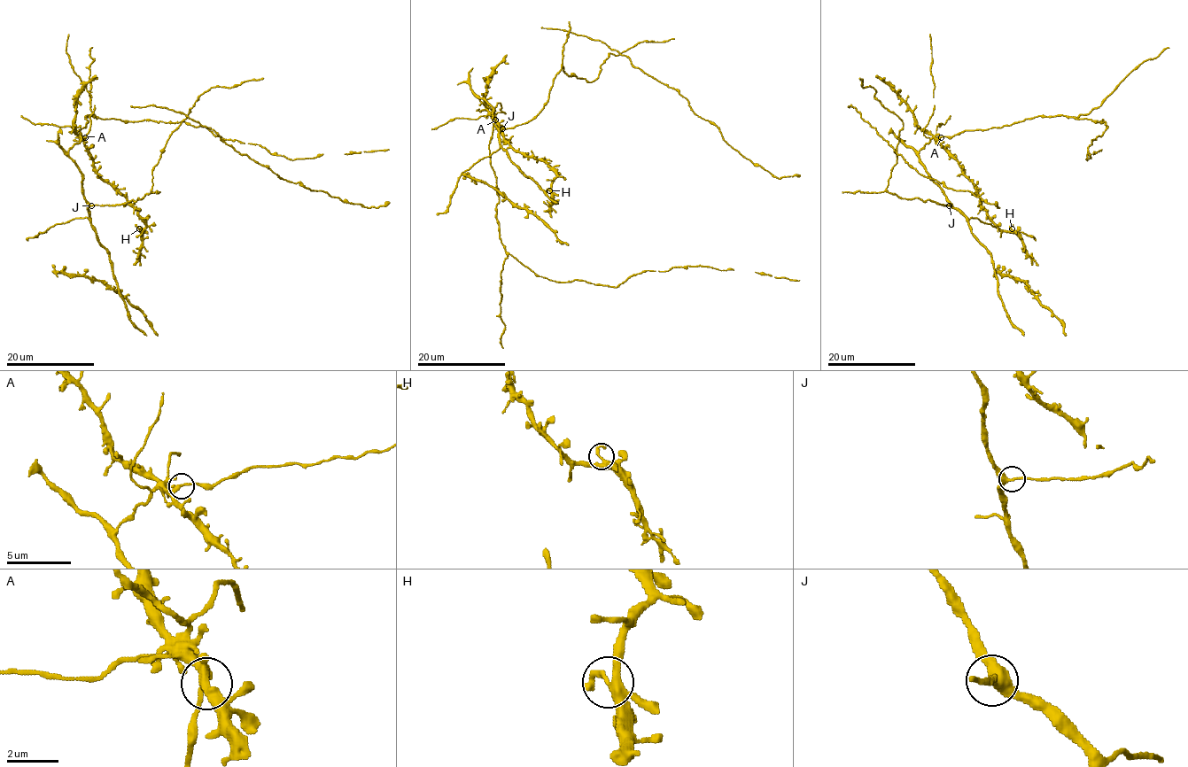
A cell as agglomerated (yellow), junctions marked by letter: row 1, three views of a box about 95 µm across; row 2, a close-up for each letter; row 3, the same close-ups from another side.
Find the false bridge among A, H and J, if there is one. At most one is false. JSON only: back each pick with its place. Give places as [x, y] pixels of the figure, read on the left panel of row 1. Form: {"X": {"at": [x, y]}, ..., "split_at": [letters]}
{"split_at": []}

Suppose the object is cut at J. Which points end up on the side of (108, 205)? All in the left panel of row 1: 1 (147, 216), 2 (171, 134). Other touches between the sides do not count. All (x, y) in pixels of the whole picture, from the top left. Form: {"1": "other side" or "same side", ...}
{"1": "other side", "2": "same side"}

